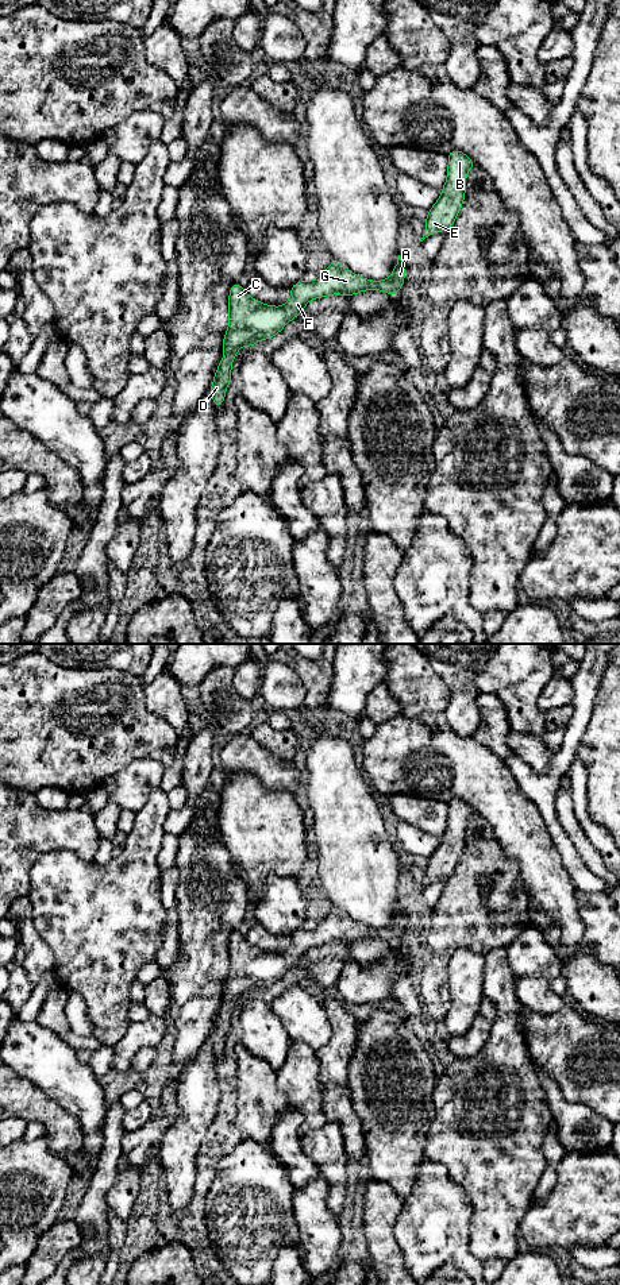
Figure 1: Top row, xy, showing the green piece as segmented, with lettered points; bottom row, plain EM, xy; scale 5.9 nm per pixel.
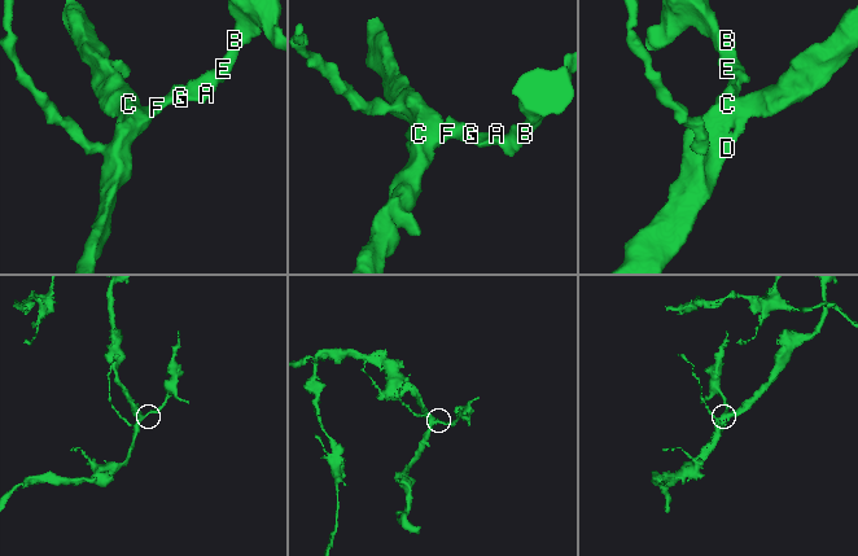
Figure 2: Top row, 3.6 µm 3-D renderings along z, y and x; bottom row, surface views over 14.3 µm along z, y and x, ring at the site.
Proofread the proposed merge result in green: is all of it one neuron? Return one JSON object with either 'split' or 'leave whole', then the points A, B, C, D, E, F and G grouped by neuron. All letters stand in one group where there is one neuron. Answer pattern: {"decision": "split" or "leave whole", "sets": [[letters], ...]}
{"decision": "leave whole", "sets": [["A", "B", "C", "D", "E", "F", "G"]]}

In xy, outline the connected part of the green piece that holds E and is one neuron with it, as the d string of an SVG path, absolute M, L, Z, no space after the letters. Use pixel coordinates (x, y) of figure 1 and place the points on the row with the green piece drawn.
M453 150L448 154L447 180L442 188L442 194L431 209L428 217L424 220L425 231L420 238L425 238L448 231L457 219L465 200L466 177L475 163L462 151Z

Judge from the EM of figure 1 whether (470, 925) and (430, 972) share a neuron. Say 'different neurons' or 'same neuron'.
same neuron

